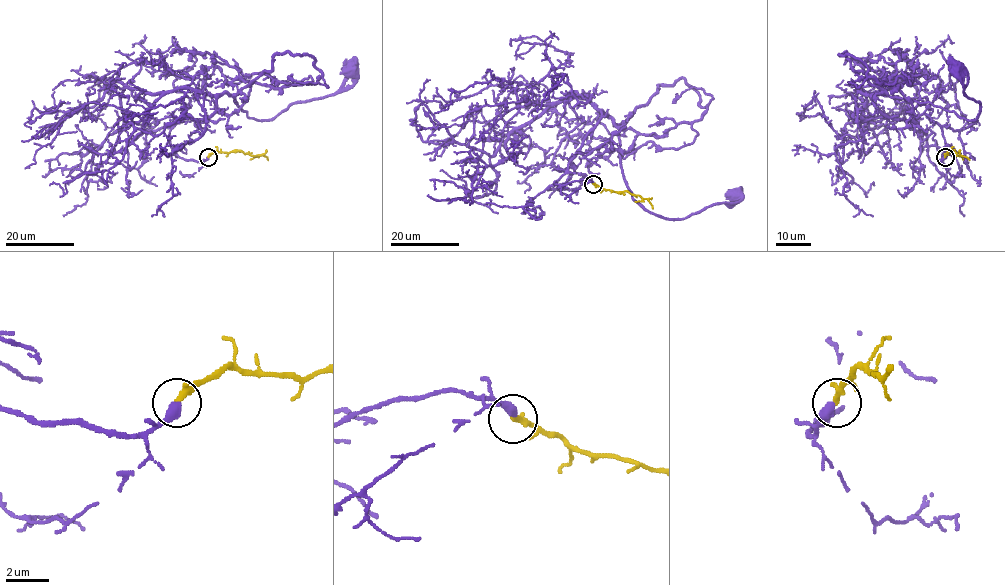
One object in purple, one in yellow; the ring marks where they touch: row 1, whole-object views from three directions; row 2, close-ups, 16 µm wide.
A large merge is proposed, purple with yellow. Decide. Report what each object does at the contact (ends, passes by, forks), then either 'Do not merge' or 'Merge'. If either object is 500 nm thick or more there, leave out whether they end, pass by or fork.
At the ring purple ends. At the ring yellow ends. Merge

